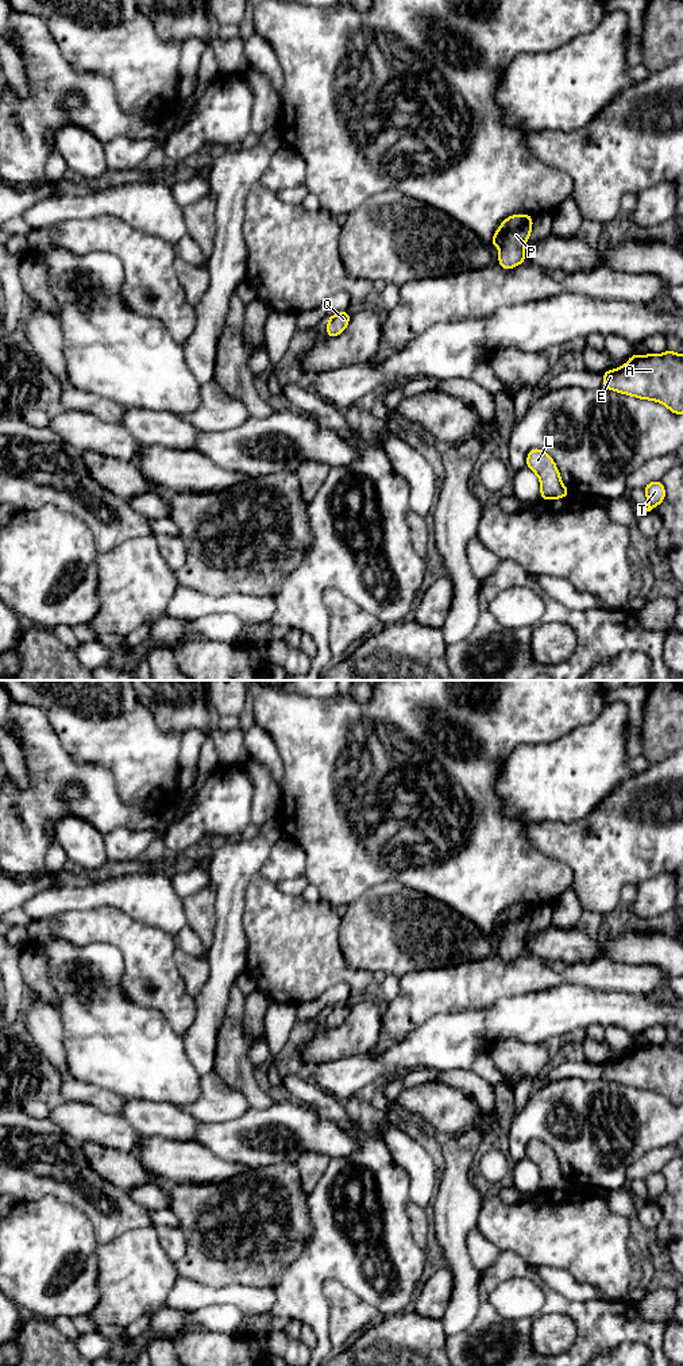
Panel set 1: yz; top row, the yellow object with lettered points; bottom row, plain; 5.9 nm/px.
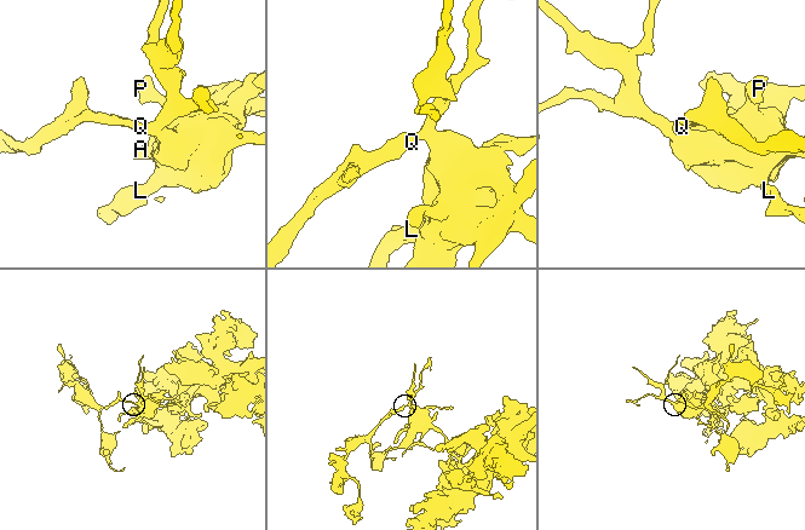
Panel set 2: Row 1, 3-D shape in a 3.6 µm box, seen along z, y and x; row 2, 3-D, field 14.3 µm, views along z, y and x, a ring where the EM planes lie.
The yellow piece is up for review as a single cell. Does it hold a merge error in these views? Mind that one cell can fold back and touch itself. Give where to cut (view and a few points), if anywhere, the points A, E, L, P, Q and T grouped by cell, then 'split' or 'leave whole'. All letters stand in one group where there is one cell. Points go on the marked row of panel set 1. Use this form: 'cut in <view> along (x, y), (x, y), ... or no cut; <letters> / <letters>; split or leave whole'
no cut; A E L P Q T; leave whole

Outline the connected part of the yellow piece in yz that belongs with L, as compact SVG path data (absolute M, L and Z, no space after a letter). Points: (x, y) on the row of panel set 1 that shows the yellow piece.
M539 448L528 452L526 467L529 467L540 479L541 499L564 498L570 494L562 482L560 474L553 459Z

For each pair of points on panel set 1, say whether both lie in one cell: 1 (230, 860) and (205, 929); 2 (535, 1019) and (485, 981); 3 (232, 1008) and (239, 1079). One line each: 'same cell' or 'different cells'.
1: different cells
2: different cells
3: same cell

